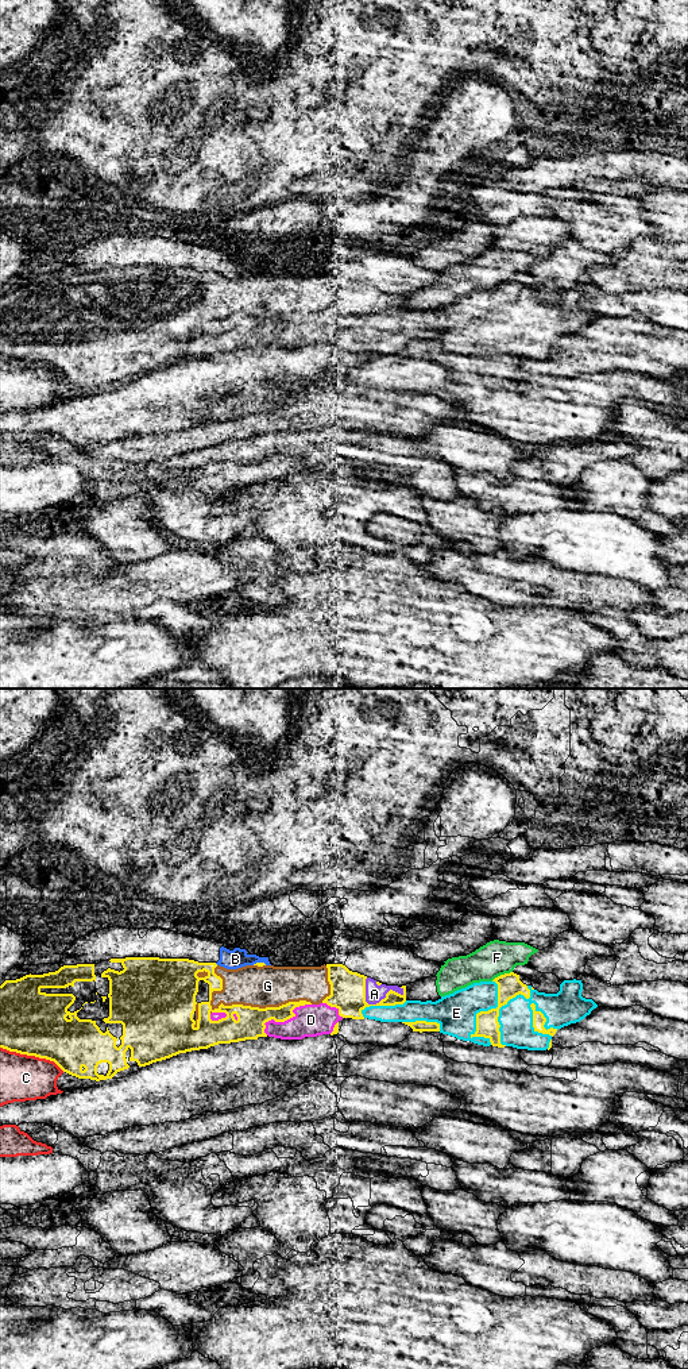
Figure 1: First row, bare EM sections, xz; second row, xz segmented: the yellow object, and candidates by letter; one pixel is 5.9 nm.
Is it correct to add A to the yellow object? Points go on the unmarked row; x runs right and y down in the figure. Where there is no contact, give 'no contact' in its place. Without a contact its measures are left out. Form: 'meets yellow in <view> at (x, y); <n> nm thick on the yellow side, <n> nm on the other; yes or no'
meets yellow in xz at (386, 304); 200 nm thick on the yellow side, 110 nm on the other; yes

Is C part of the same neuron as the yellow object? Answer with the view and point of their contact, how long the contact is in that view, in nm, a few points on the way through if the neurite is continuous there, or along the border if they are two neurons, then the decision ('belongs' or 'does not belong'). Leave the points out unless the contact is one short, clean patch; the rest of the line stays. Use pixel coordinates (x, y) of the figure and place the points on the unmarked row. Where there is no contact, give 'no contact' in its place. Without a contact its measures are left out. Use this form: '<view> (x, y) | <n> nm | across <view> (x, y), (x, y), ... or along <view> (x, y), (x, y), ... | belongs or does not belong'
xz (33, 363) | 420 nm | does not belong

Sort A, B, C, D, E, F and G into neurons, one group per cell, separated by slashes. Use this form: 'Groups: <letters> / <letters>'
Groups: A / B G / C / D E / F

